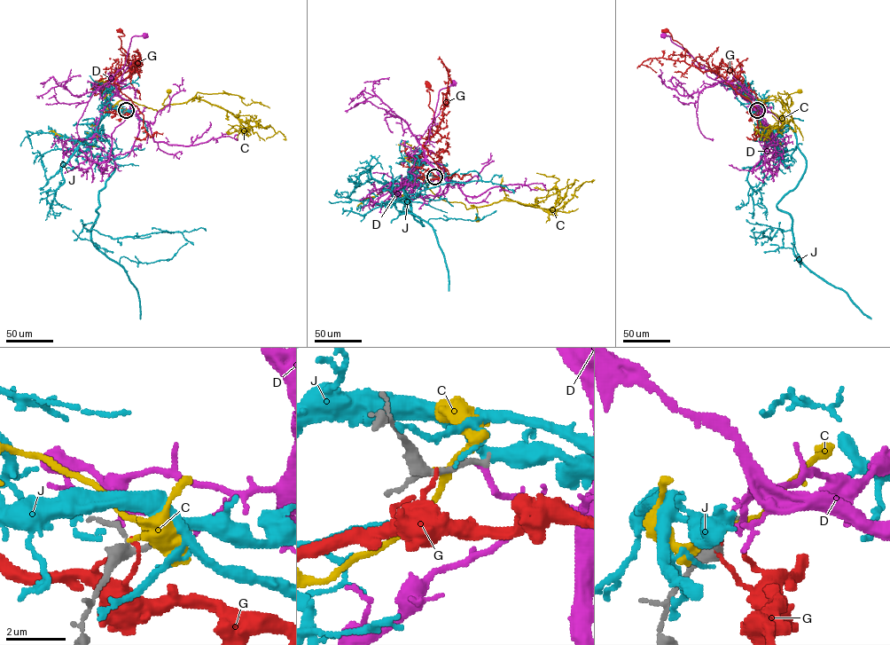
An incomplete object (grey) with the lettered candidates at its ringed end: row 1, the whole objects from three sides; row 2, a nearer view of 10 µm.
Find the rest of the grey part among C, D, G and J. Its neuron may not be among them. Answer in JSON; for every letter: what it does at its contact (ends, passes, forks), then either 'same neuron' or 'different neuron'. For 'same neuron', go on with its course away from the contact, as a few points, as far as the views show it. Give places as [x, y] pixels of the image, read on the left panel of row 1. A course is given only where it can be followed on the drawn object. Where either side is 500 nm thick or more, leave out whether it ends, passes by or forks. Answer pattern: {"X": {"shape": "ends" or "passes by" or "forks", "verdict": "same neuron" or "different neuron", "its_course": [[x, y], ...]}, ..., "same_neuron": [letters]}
{"C": {"shape": "passes by", "verdict": "different neuron"}, "D": {"shape": "ends", "verdict": "same neuron", "its_course": [[126, 110], [129, 103], [117, 93], [116, 85], [108, 78], [123, 66], [131, 38], [144, 35]]}, "G": {"shape": "ends", "verdict": "different neuron"}, "J": {"shape": "passes by", "verdict": "different neuron"}, "same_neuron": ["D"]}

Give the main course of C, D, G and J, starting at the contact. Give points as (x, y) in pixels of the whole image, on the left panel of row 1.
C: (125, 111), (117, 104), (119, 100), (128, 99), (158, 112), (167, 106), (162, 104), (169, 91)
D: (126, 110), (129, 103), (117, 93), (116, 85), (108, 78), (123, 66), (131, 38), (144, 35)
G: (125, 111), (140, 112), (113, 82), (124, 71), (125, 56), (118, 36), (124, 35), (121, 30)
J: (126, 110), (110, 108), (96, 128), (114, 170), (87, 231), (115, 239), (206, 231)

